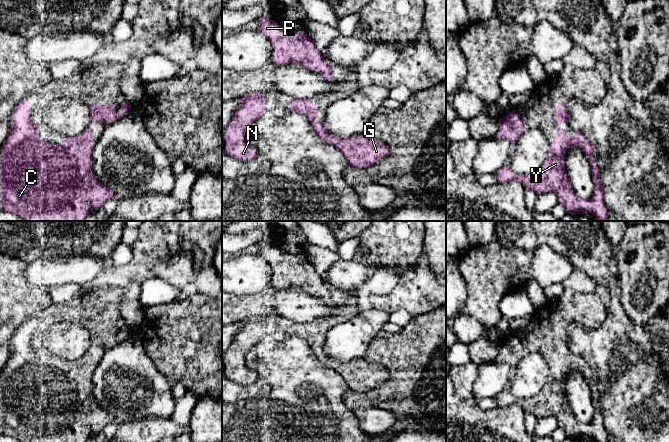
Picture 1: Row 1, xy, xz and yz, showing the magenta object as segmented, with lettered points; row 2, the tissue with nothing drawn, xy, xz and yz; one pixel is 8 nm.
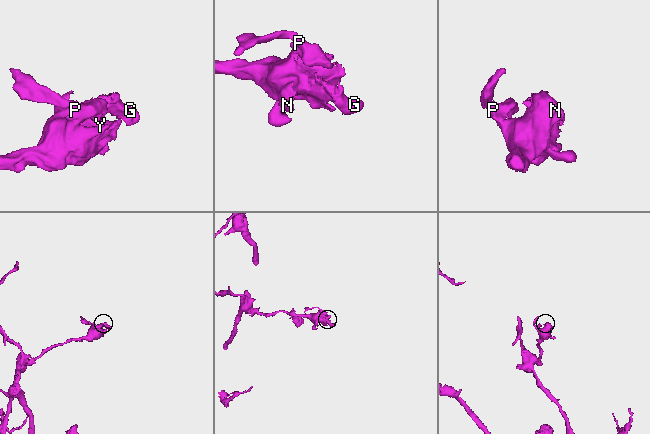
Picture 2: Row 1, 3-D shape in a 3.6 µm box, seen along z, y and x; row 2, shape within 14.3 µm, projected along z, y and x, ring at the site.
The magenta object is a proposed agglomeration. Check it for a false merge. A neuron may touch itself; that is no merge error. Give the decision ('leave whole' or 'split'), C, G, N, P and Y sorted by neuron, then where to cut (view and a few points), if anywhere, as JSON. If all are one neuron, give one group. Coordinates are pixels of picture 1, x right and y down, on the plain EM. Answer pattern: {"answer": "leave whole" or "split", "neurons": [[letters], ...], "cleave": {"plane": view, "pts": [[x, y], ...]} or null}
{"answer": "leave whole", "neurons": [["C", "G", "N", "P", "Y"]], "cleave": null}

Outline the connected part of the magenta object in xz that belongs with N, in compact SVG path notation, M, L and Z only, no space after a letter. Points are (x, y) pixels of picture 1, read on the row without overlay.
M256 317L242 321L242 326L224 354L224 376L239 385L251 385L257 381L256 374L245 366L244 359L247 353L262 341L265 327L263 319Z

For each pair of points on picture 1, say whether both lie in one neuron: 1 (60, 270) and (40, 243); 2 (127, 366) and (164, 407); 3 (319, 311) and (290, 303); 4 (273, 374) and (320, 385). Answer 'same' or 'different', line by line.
1: different
2: same
3: same
4: same

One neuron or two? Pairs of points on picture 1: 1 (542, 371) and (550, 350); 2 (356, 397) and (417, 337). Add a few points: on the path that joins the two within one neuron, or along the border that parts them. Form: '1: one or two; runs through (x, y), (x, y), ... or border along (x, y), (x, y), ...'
1: two; border along (535, 351), (545, 359), (550, 370)
2: one; runs through (377, 397), (417, 358)

